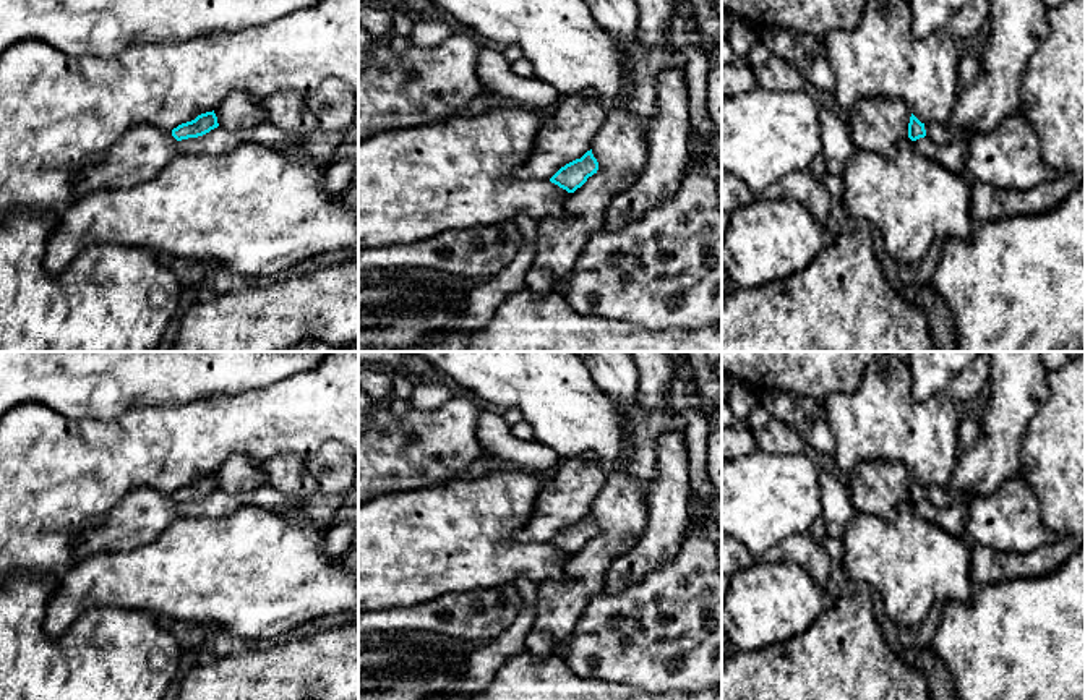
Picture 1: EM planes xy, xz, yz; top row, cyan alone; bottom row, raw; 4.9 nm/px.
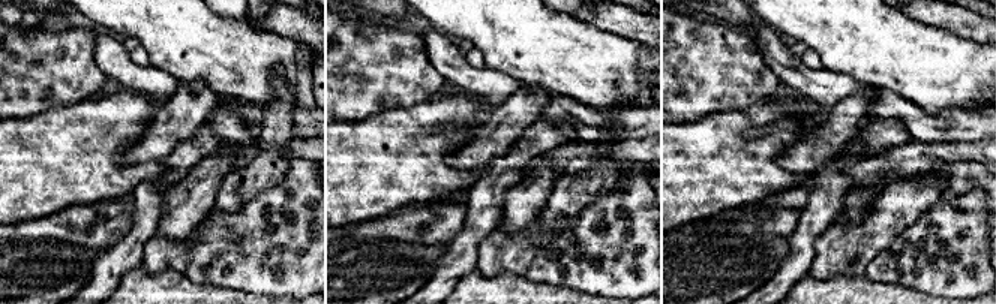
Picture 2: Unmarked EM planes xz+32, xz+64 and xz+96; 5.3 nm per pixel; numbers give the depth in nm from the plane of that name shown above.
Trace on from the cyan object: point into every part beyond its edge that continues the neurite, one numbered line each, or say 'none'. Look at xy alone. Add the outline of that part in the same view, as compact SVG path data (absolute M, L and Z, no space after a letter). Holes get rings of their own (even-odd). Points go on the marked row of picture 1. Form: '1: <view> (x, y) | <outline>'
none

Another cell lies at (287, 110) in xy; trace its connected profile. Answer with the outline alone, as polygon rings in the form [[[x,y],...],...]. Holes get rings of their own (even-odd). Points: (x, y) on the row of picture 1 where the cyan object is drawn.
[[[281,91],[263,99],[266,122],[274,123],[289,136],[307,136],[319,128],[307,99],[295,91]]]

